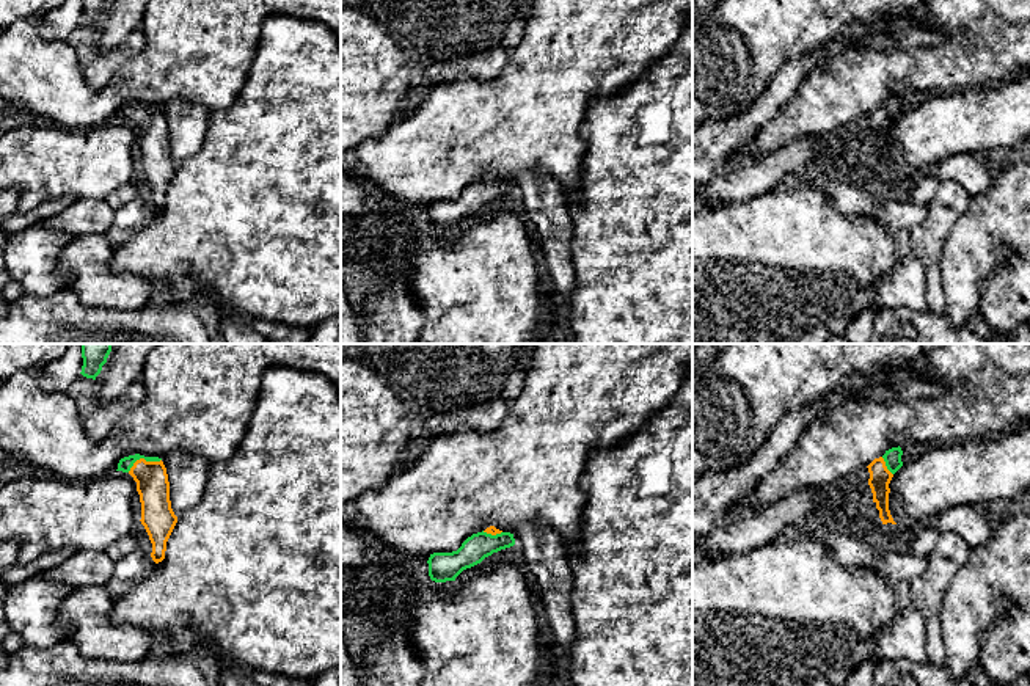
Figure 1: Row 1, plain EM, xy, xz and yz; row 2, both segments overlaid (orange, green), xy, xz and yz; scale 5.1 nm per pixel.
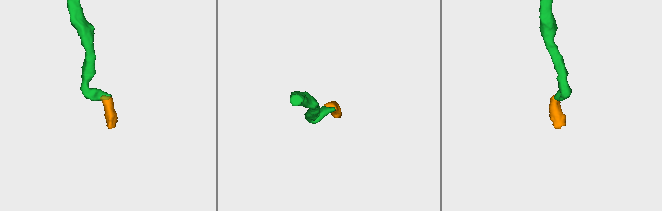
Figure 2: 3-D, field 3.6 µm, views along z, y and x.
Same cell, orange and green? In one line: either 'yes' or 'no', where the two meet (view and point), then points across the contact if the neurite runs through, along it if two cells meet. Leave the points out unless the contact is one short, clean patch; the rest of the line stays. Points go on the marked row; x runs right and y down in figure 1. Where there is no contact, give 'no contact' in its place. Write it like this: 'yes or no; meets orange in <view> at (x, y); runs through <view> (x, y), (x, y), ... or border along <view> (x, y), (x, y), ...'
yes; meets orange in xy at (143, 459); runs through xy (151, 478), (143, 468), (143, 459), (132, 465), (124, 465)

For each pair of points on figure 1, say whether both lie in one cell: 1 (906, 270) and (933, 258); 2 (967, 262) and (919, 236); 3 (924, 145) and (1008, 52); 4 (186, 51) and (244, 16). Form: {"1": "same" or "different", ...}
{"1": "different", "2": "different", "3": "different", "4": "same"}

